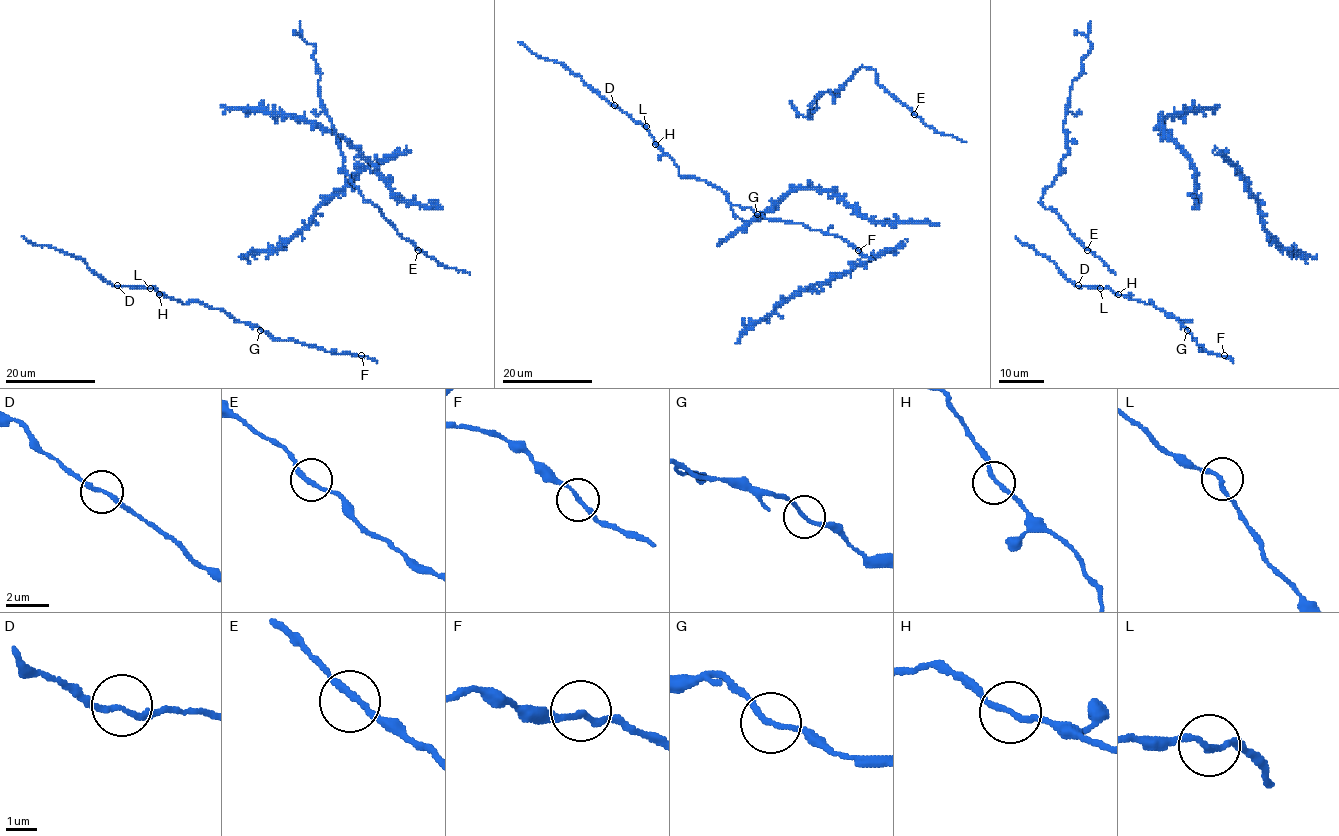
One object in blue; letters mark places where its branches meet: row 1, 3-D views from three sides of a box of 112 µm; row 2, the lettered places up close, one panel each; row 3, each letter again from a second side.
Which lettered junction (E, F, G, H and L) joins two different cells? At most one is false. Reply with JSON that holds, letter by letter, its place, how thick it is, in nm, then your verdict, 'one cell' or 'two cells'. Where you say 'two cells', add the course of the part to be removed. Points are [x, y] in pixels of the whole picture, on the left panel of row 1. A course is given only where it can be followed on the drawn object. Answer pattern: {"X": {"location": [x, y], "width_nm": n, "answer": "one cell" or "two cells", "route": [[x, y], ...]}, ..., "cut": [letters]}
{"E": {"location": [418, 250], "width_nm": 200, "answer": "one cell"}, "F": {"location": [361, 355], "width_nm": 180, "answer": "one cell"}, "G": {"location": [260, 330], "width_nm": 170, "answer": "one cell"}, "H": {"location": [159, 294], "width_nm": 180, "answer": "one cell"}, "L": {"location": [150, 288], "width_nm": 180, "answer": "one cell"}, "cut": []}

